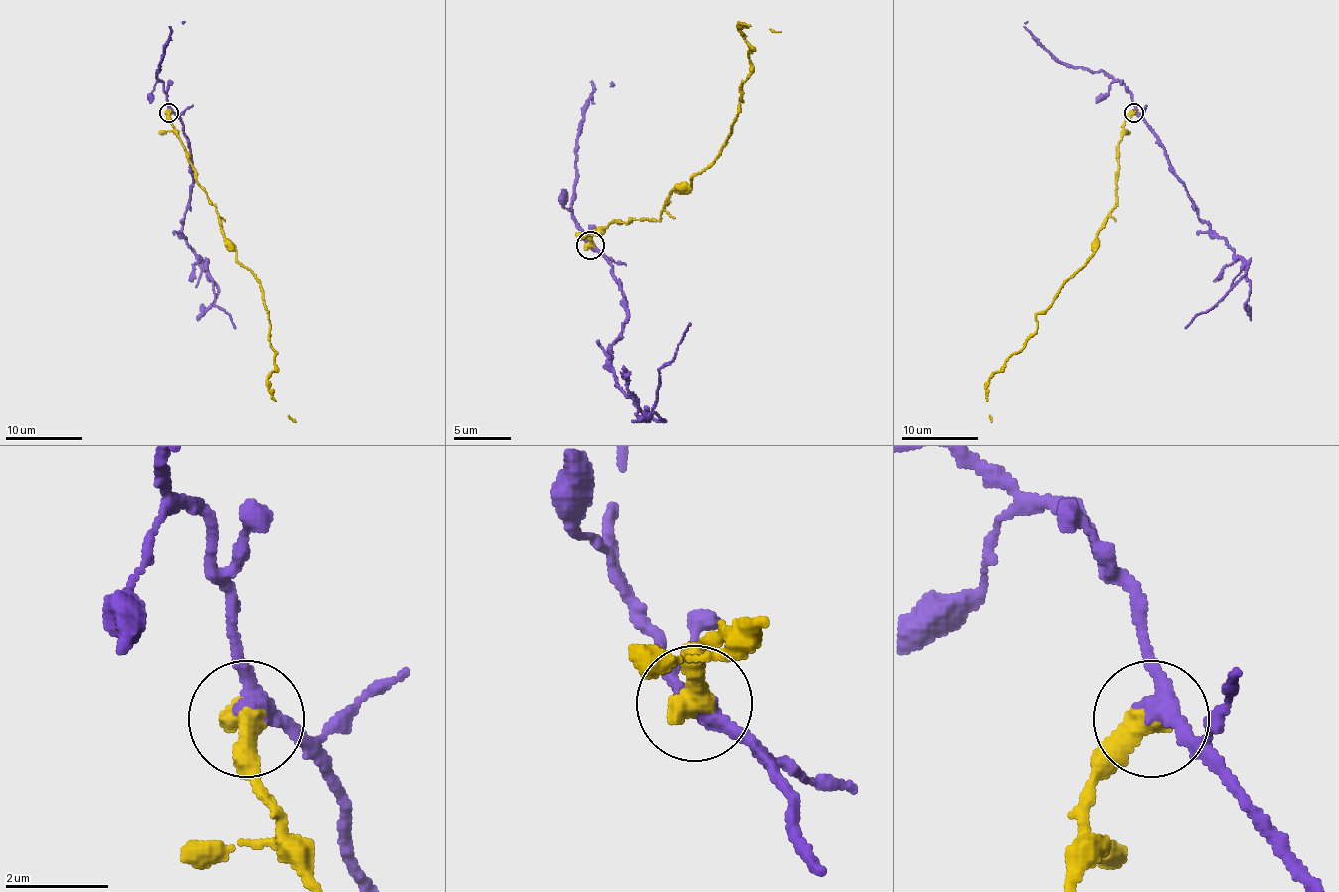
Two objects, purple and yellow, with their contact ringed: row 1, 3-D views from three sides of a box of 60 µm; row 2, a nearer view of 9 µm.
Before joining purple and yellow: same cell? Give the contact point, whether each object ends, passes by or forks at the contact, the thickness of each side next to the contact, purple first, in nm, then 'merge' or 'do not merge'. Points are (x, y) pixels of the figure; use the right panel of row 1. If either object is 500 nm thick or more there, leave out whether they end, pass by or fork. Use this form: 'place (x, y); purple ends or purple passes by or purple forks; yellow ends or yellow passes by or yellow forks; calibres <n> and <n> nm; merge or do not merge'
place (1133, 112); calibres 320 and 550 nm; do not merge

